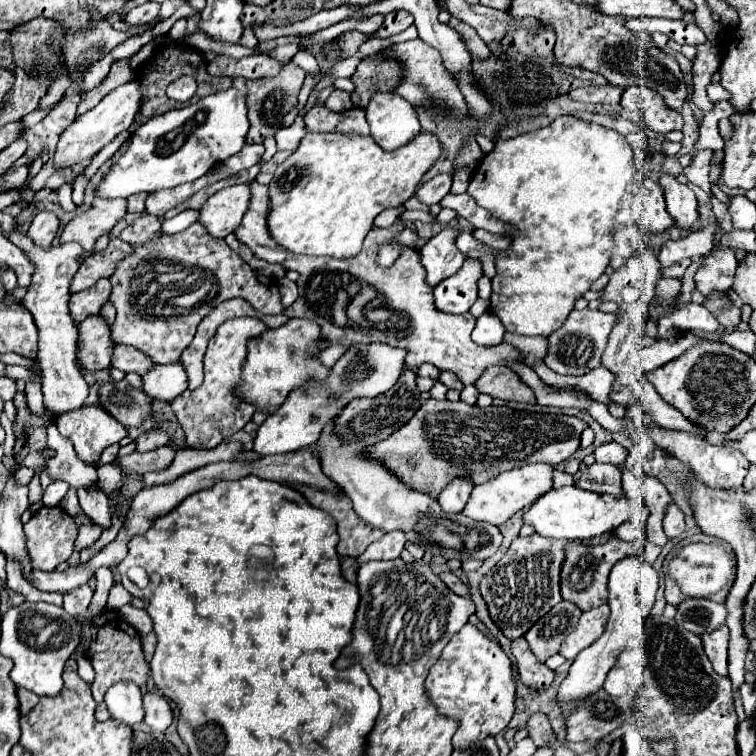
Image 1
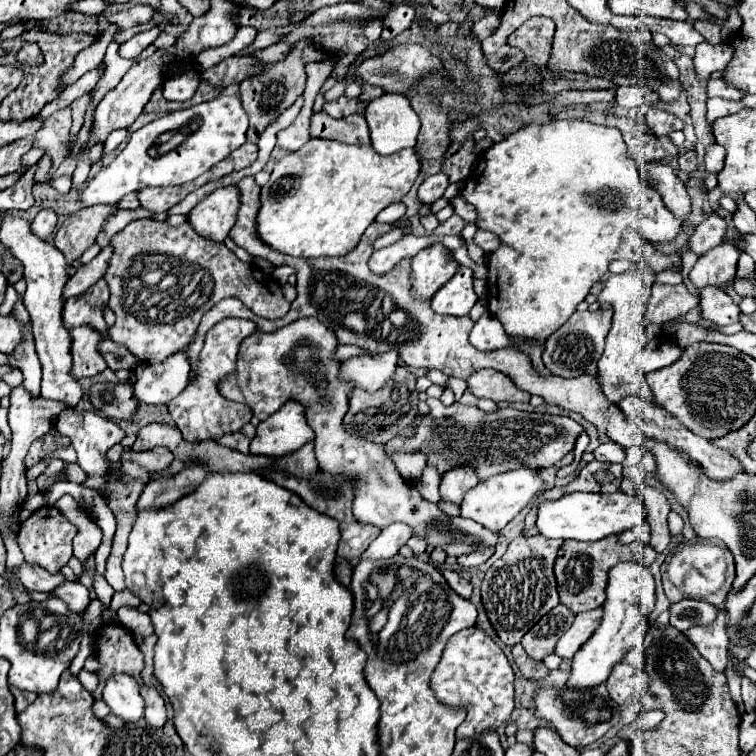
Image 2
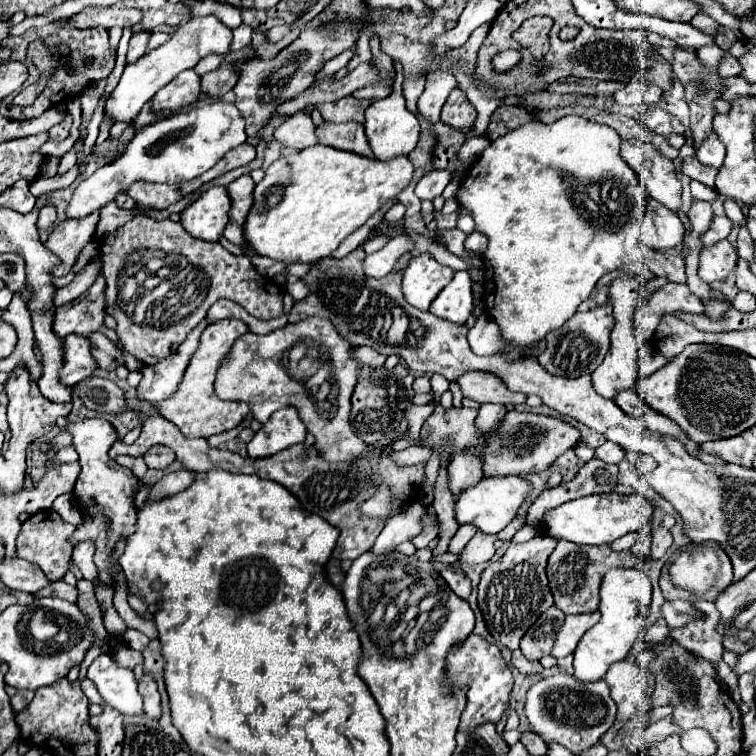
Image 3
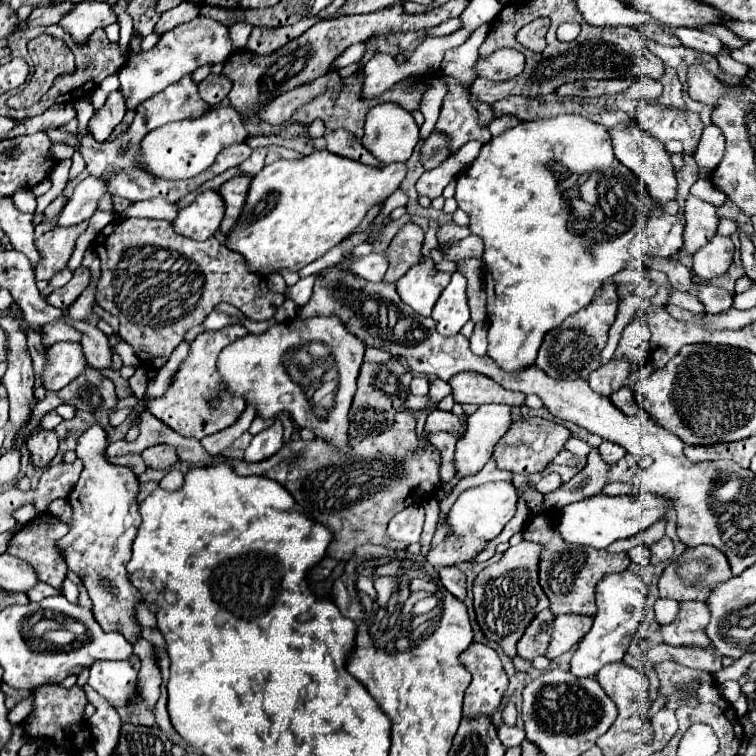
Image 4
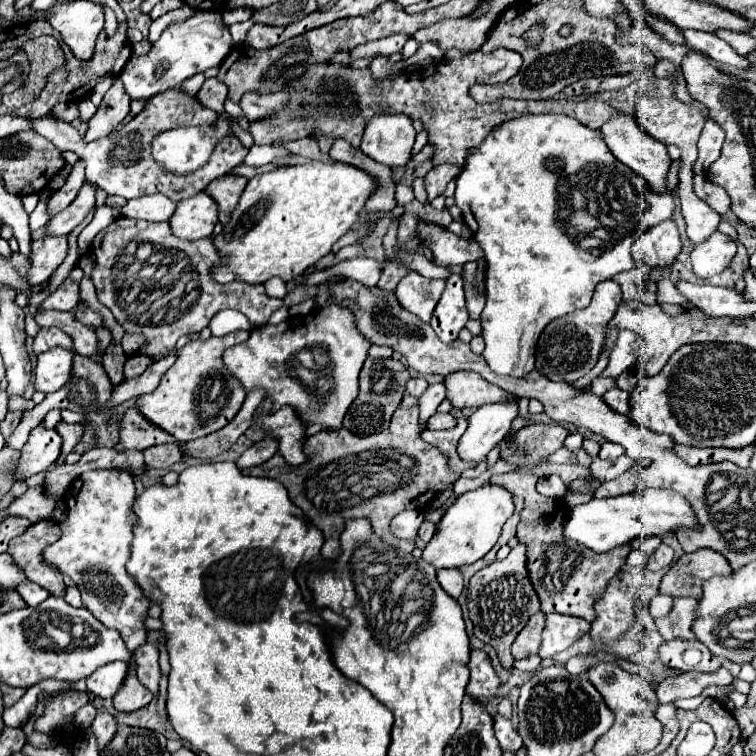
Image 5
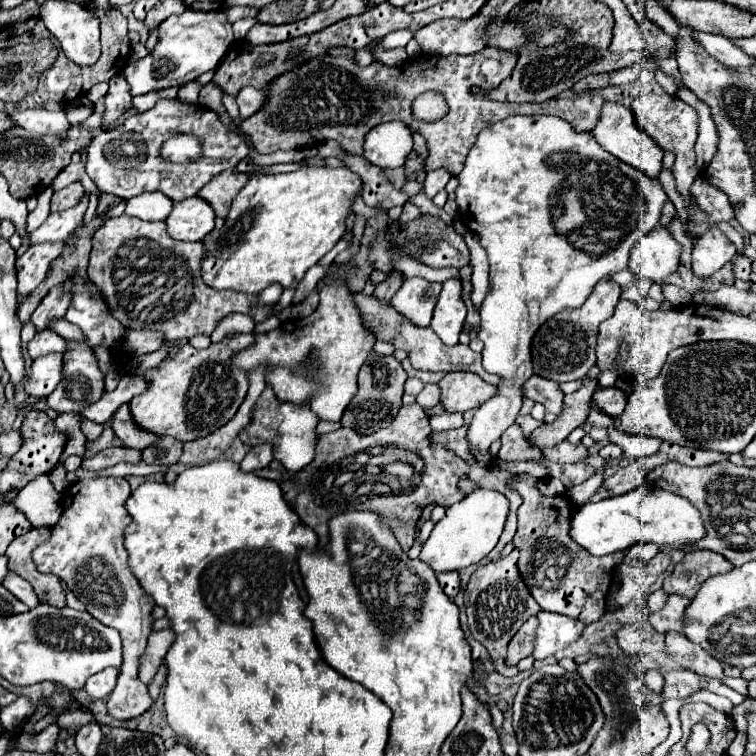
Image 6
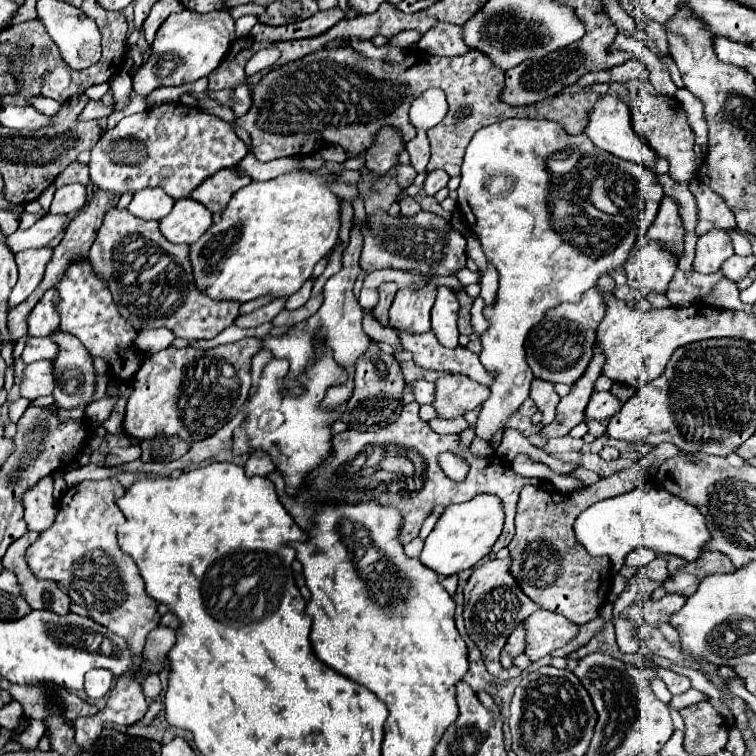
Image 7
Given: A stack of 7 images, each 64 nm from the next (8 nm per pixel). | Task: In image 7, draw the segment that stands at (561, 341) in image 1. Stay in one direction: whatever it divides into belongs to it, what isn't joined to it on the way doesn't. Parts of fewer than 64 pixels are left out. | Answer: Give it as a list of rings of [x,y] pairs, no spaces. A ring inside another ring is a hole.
[[[594,288],[582,294],[578,302],[564,302],[546,312],[546,316],[528,332],[526,360],[534,372],[534,378],[546,382],[574,384],[592,360],[592,348],[596,340],[596,328],[604,318],[602,294]]]

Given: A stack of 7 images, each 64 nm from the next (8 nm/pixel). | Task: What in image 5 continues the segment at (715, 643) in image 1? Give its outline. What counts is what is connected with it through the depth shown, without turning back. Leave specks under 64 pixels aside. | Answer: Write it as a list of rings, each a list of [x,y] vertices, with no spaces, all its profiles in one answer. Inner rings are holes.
[[[674,598],[672,610],[670,614],[666,614],[664,618],[656,618],[656,626],[658,632],[662,634],[662,638],[674,640],[674,638],[682,638],[682,640],[694,640],[696,636],[692,634],[690,626],[692,626],[692,618],[694,618],[694,608],[696,608],[694,598]]]

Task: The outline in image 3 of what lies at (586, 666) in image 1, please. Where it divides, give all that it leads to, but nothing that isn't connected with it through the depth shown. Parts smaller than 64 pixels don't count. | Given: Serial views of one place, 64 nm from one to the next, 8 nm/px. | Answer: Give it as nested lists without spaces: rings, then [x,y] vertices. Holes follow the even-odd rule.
[[[636,568],[628,570],[608,570],[600,584],[600,620],[592,626],[574,650],[574,676],[582,682],[602,680],[604,672],[616,660],[624,660],[626,654],[644,634],[644,622],[650,610],[652,584]]]

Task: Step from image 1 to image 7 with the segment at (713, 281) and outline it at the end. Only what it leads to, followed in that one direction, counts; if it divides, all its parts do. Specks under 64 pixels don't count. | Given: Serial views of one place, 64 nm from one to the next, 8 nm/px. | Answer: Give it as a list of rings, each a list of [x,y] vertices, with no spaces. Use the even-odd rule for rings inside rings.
[[[710,230],[708,234],[700,236],[696,242],[696,258],[694,258],[694,272],[698,274],[714,274],[718,272],[720,264],[734,254],[730,234],[724,230]]]

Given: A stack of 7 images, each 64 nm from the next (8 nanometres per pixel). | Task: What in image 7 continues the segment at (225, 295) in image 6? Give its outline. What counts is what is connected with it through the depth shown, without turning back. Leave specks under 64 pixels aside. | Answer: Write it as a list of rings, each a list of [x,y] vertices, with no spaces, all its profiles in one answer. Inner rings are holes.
[[[110,208],[88,256],[96,272],[108,280],[120,314],[138,330],[168,328],[180,338],[200,340],[218,336],[238,316],[238,302],[212,302],[192,286],[188,246],[168,242],[160,234],[158,222],[146,222],[128,210]]]

